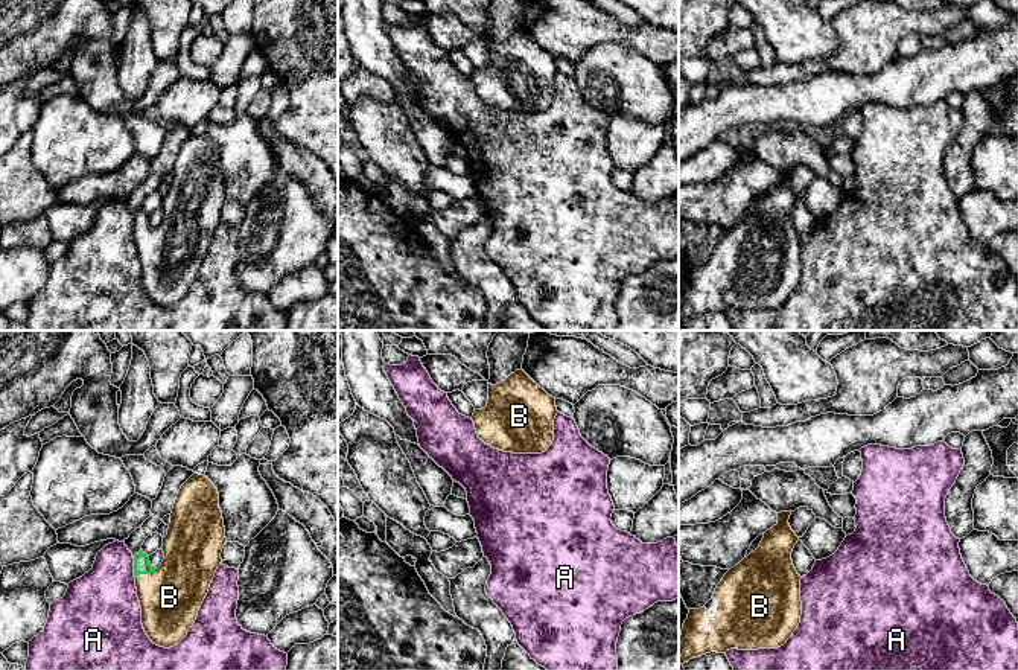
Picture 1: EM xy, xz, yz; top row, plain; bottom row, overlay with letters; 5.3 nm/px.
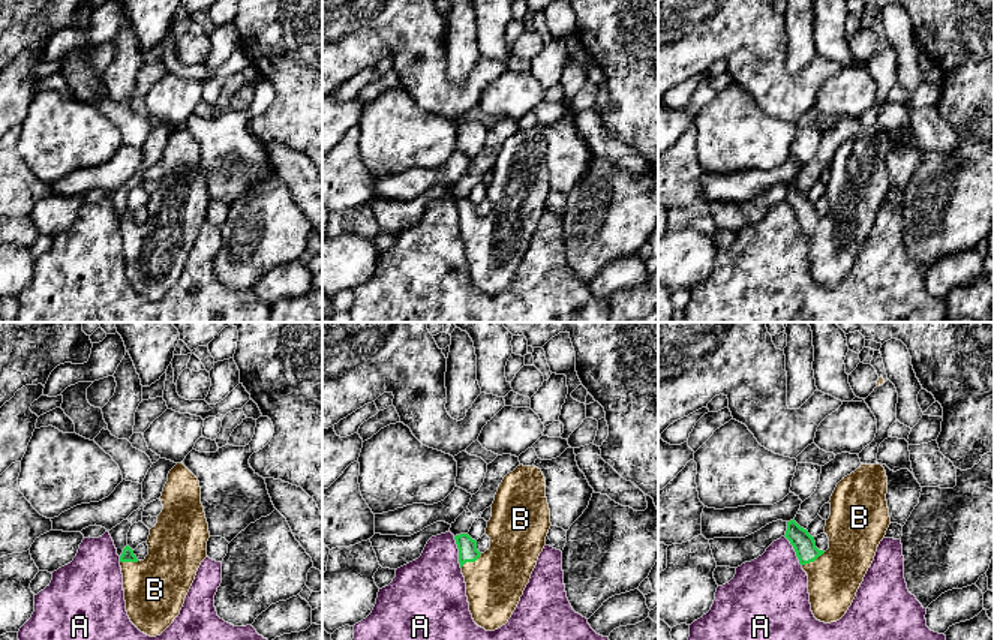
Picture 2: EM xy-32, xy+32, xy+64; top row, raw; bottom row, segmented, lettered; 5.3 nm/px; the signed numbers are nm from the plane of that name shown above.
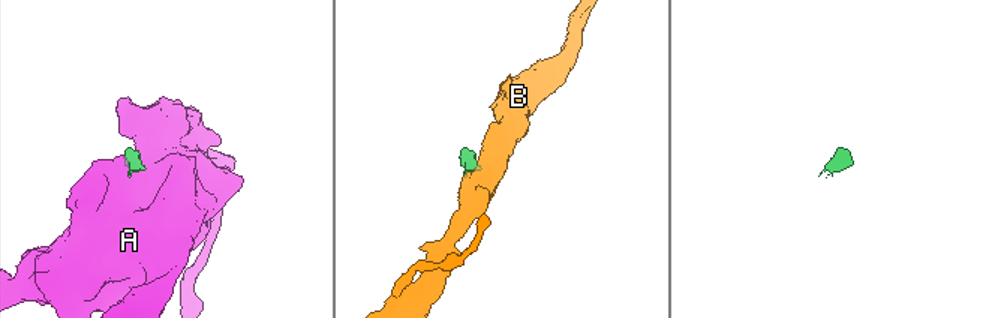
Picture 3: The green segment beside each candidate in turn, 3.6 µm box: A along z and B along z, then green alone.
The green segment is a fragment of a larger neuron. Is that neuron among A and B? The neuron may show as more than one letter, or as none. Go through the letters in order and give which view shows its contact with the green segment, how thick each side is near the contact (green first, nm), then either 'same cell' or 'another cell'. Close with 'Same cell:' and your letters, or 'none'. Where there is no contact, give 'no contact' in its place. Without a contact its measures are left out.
A: xy | 90/360 nm | another cell
B: xy | 90/320 nm | same cell
Same cell: B

